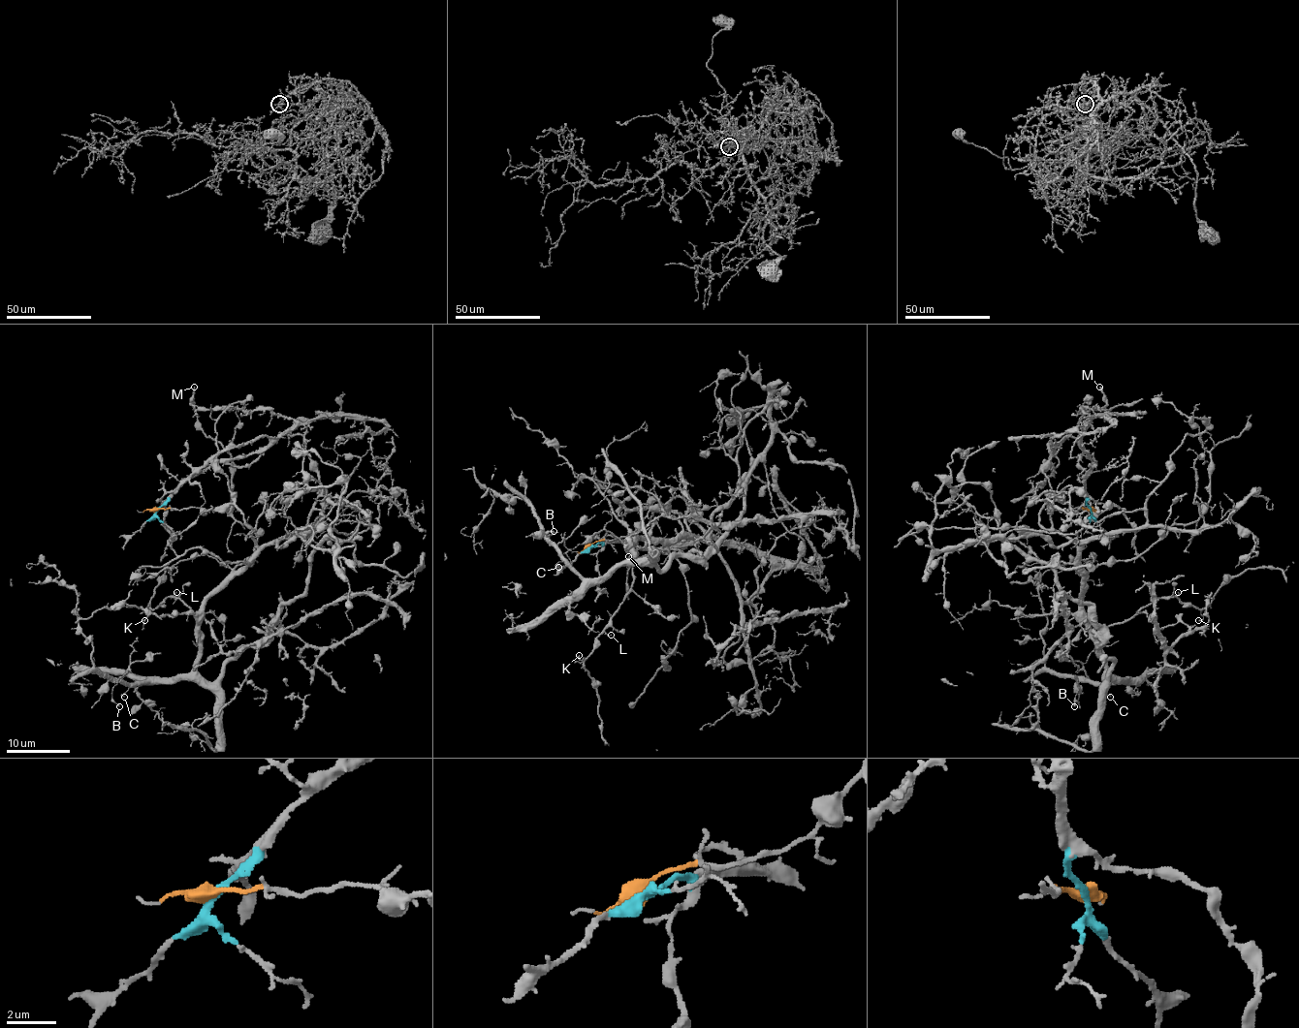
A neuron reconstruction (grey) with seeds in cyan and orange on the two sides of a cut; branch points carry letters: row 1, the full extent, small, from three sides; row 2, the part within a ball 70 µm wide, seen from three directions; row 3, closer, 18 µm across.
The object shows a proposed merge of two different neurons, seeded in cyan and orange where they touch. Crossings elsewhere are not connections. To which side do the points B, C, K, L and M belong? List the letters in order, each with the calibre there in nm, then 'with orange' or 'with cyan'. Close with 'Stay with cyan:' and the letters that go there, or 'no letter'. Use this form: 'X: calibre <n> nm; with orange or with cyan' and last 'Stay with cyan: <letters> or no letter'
B: calibre 130 nm; with orange
C: calibre 80 nm; with orange
K: calibre 150 nm; with orange
L: calibre 100 nm; with orange
M: calibre 170 nm; with cyan
Stay with cyan: M

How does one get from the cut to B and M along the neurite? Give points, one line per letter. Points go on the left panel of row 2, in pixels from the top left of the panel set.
B: (158, 509), (233, 504), (257, 552), (205, 607), (195, 668), (168, 680), (114, 682), (119, 705)
M: (158, 509), (183, 481), (264, 451), (294, 424), (269, 409), (198, 409), (191, 404), (195, 386)

